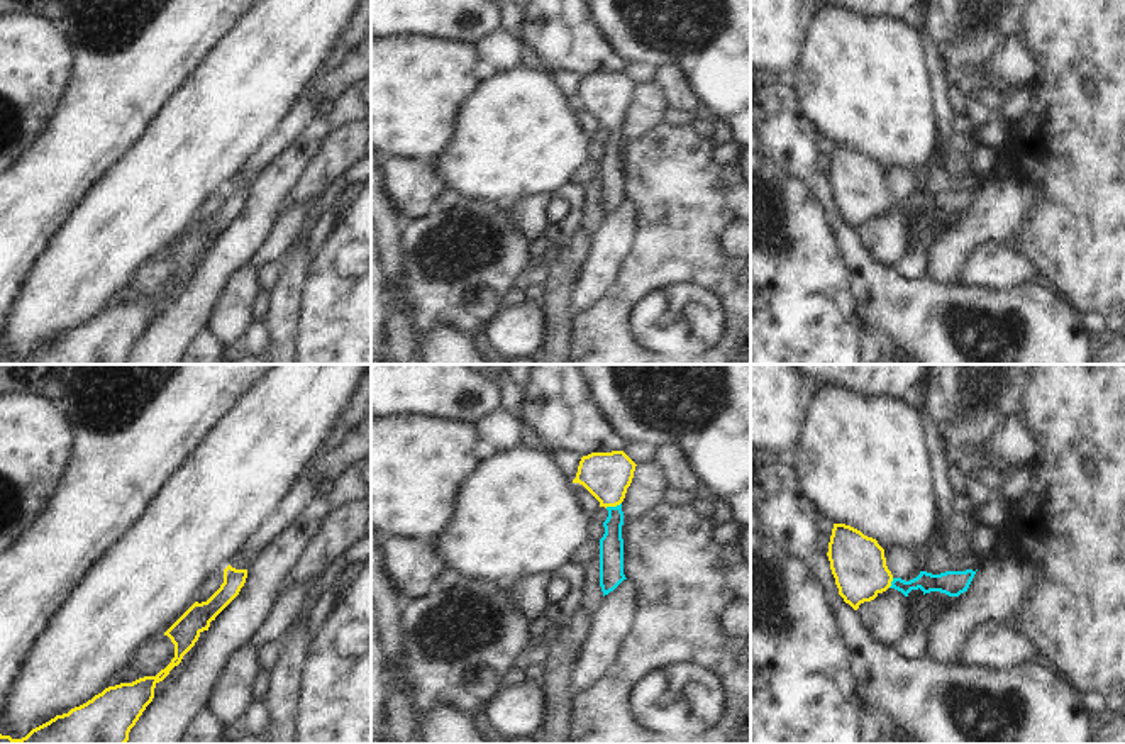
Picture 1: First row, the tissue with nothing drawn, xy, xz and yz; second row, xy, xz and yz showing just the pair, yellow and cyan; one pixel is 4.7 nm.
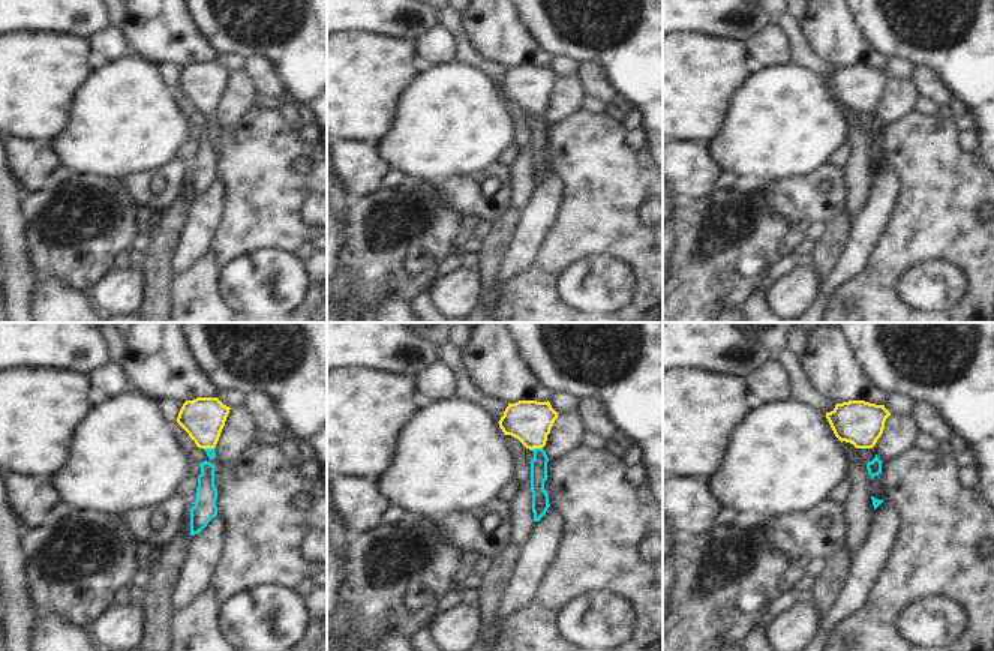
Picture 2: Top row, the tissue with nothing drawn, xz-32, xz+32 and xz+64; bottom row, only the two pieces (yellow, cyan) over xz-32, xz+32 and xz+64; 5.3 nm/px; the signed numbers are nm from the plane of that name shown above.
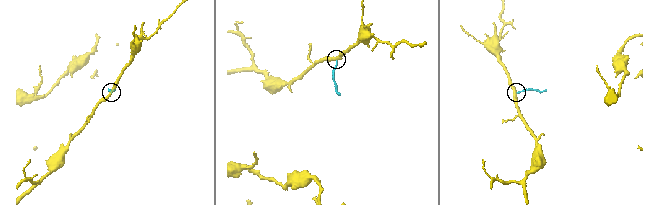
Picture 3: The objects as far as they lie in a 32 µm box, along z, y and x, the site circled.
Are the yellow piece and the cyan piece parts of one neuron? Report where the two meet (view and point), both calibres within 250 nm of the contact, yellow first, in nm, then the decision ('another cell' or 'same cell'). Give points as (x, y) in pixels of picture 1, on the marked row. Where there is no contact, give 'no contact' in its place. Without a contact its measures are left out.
contact xz (612, 505); calibres 220 and 110 nm; same cell

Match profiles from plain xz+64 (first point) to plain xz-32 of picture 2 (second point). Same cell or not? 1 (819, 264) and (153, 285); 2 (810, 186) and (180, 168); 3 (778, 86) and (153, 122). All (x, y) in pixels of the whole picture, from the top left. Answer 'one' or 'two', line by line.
1: one
2: one
3: one

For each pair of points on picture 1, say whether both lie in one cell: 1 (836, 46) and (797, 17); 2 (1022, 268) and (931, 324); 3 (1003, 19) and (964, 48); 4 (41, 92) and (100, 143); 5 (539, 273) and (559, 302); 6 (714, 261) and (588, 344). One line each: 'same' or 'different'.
1: different
2: different
3: same
4: different
5: different
6: same

